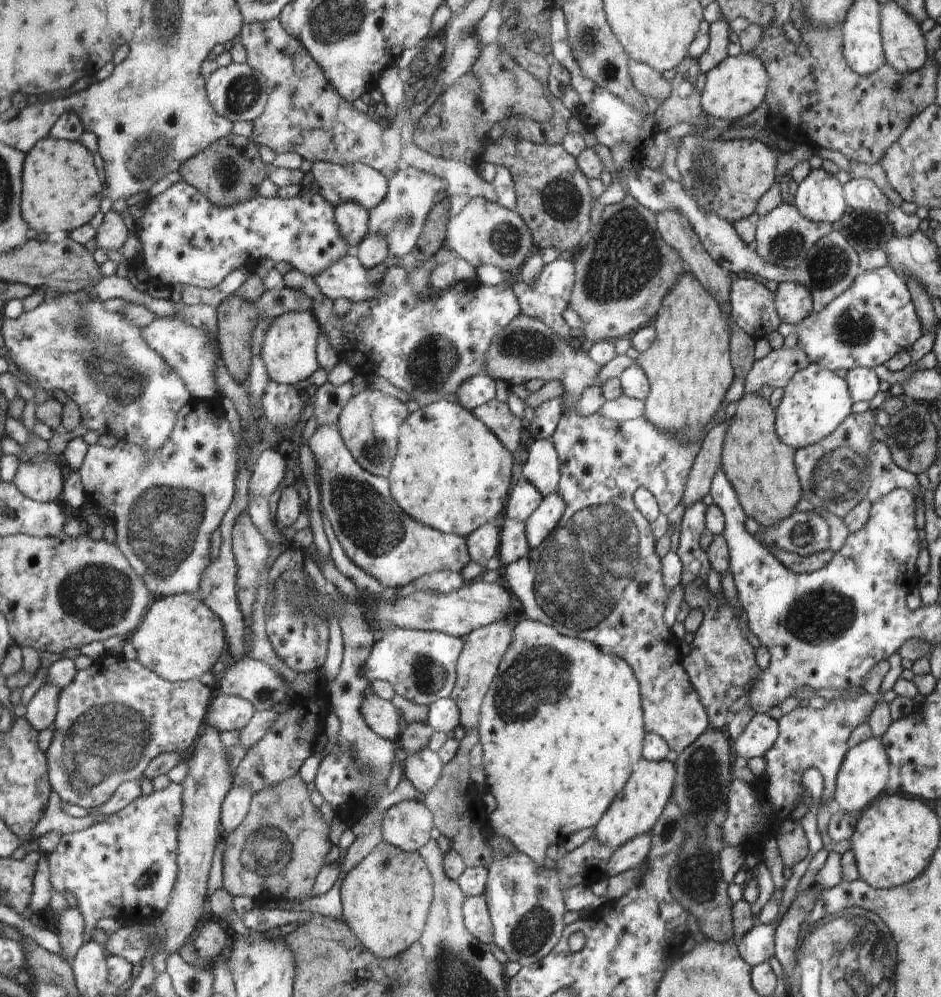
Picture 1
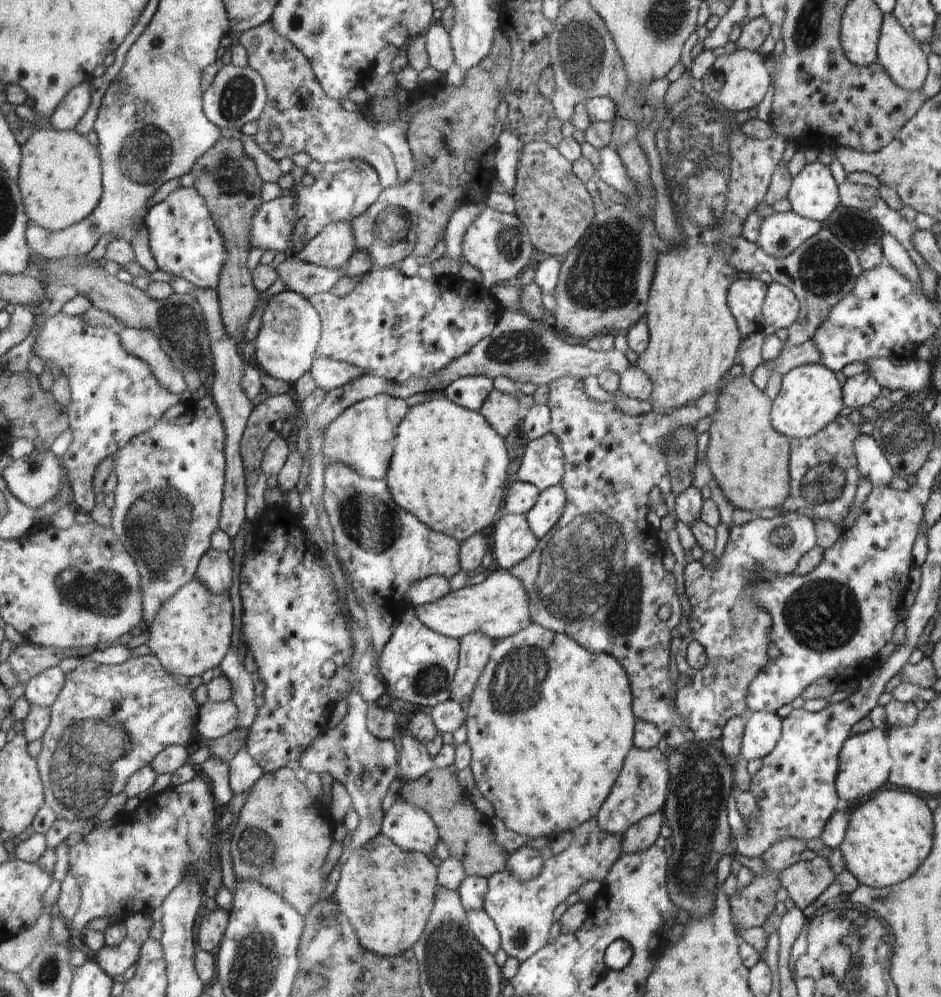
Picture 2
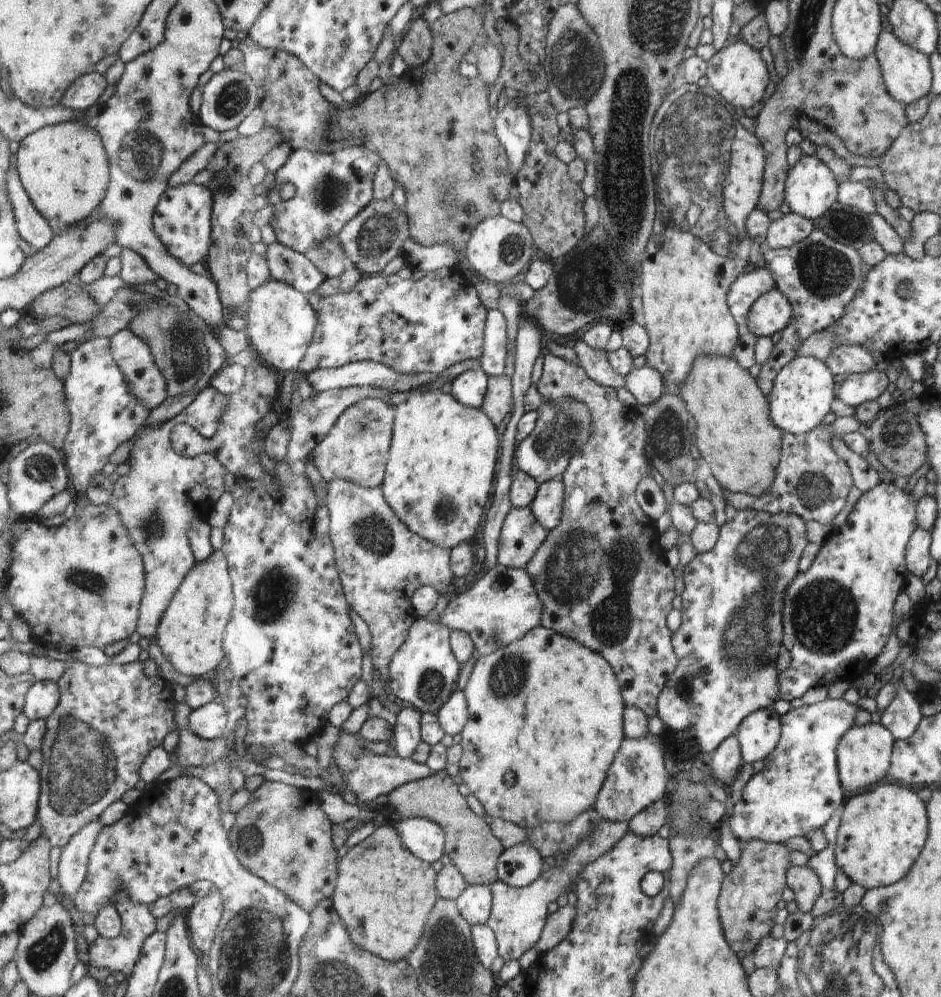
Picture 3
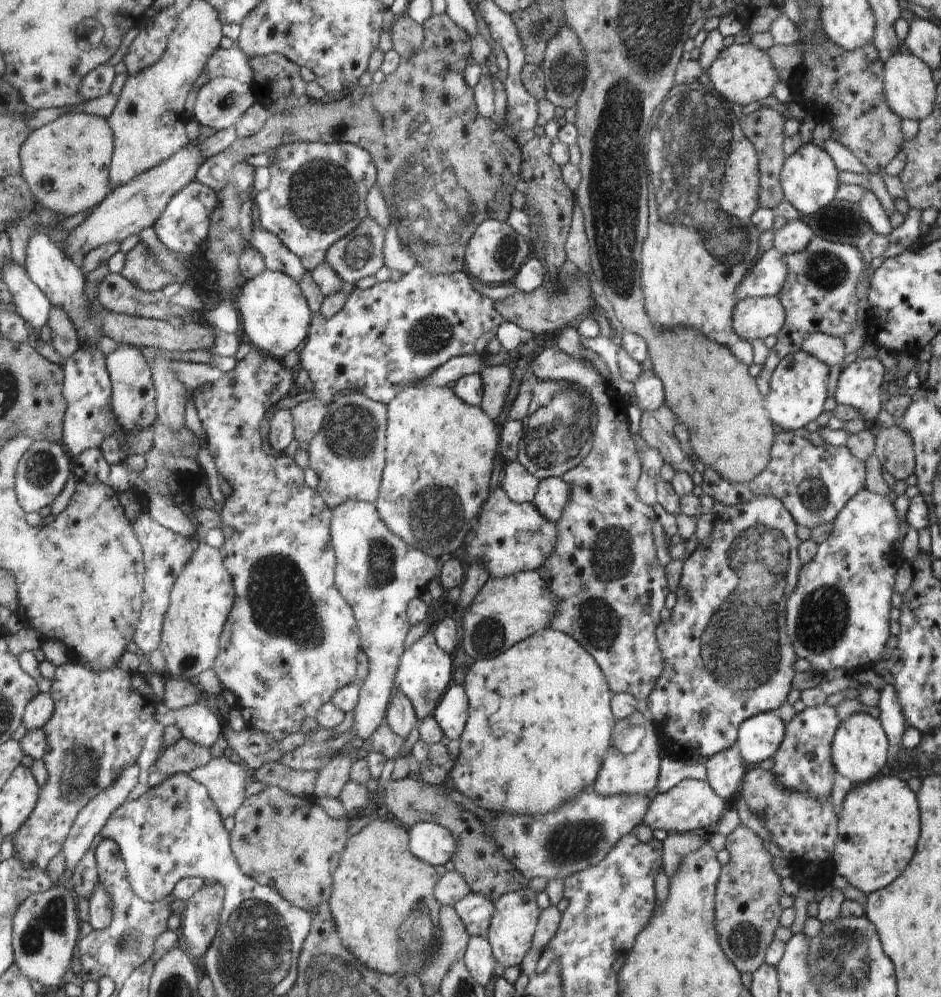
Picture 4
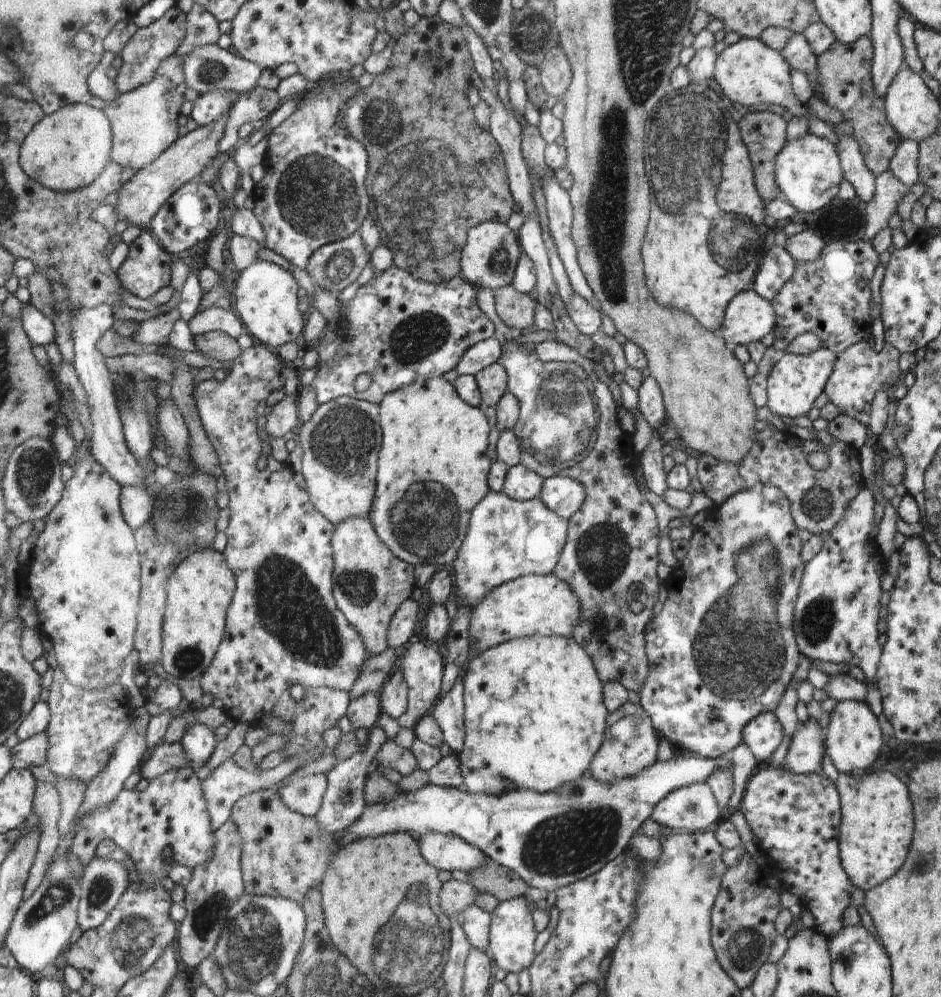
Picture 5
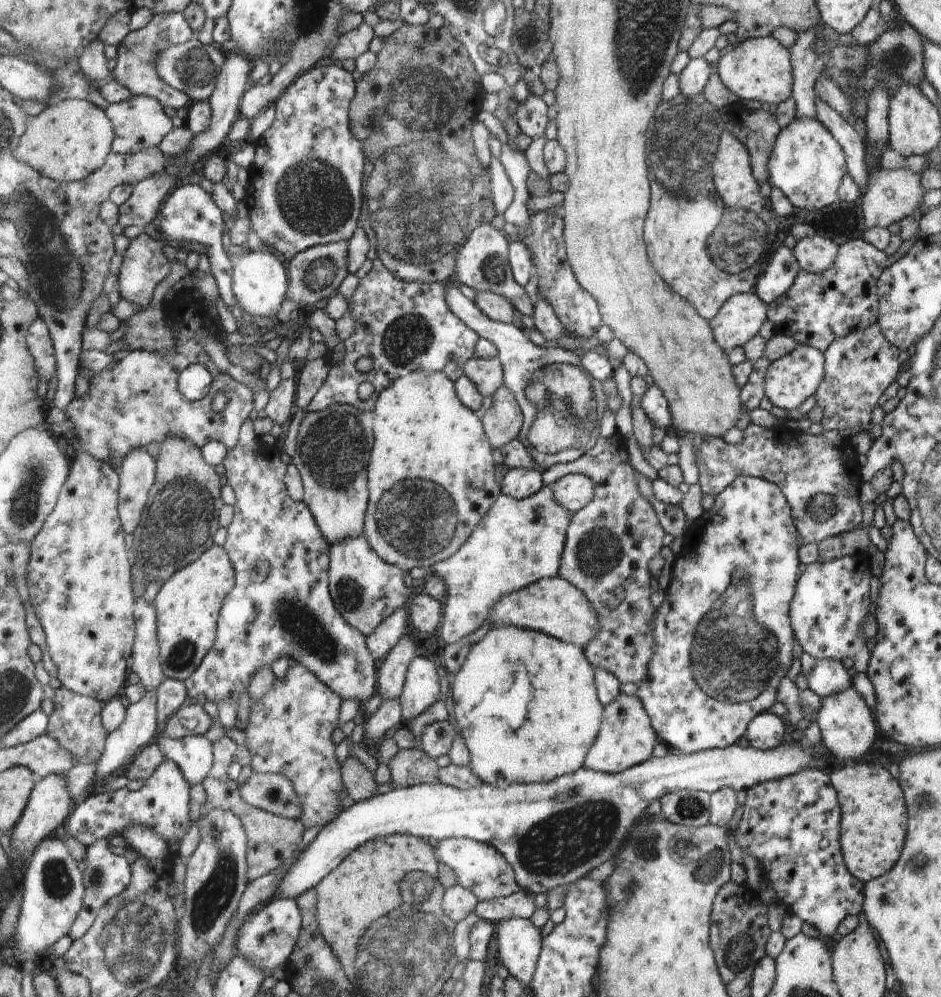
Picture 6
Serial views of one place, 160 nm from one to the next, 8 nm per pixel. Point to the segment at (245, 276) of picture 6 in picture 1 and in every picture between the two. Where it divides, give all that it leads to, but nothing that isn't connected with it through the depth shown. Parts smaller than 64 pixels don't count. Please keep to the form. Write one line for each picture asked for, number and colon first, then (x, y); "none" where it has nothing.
1: (290, 351)
2: (285, 347)
3: (281, 321)
4: (274, 314)
5: (264, 297)

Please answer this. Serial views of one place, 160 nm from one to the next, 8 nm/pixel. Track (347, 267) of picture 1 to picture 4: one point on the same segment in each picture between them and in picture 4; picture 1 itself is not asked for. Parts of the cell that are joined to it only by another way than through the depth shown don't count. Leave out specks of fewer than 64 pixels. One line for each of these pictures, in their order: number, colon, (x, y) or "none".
2: (308, 279)
3: (293, 268)
4: (277, 257)

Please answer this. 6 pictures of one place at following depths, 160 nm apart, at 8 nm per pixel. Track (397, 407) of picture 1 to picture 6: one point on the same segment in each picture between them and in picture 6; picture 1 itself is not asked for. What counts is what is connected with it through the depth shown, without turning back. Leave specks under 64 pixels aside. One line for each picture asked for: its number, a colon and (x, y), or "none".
2: (363, 437)
3: (356, 449)
4: (348, 453)
5: (342, 440)
6: (334, 445)

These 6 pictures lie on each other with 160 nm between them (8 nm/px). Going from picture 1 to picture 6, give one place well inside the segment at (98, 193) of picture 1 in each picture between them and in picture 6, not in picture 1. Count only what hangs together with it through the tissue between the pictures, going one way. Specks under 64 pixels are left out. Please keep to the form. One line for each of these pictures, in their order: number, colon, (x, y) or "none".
2: (62, 178)
3: (66, 168)
4: (67, 163)
5: (67, 151)
6: (70, 140)

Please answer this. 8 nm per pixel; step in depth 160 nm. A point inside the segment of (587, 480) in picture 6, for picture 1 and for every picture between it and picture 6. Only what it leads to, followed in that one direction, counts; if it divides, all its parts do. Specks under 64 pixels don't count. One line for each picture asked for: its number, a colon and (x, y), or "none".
1: (541, 525)
2: (547, 511)
3: (547, 508)
4: (553, 493)
5: (564, 495)

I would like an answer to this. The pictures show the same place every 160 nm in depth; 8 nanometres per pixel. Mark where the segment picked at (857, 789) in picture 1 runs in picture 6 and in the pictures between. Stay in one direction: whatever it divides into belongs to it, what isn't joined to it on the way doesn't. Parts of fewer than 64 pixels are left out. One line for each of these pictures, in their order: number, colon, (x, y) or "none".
2: (865, 763)
3: (864, 754)
4: (860, 749)
5: (853, 736)
6: (848, 730)

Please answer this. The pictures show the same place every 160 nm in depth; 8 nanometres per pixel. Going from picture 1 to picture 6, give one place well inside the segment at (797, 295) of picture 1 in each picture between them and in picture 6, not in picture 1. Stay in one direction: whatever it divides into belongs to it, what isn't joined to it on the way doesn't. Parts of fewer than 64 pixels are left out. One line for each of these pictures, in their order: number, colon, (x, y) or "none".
2: (781, 309)
3: (772, 312)
4: (755, 318)
5: (749, 317)
6: (741, 318)

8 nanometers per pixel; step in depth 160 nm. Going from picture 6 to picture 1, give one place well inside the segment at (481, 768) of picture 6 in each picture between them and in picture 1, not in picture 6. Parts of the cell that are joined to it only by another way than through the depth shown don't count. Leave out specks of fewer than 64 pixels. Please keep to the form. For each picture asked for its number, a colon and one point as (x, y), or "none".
1: (563, 728)
2: (547, 742)
3: (545, 716)
4: (539, 724)
5: (565, 716)

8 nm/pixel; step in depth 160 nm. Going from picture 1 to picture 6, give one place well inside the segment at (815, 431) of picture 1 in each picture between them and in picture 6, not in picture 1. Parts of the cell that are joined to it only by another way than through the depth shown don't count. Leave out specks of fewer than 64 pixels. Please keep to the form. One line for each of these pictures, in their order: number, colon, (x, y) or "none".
2: (810, 397)
3: (802, 393)
4: (797, 391)
5: (795, 381)
6: (790, 380)

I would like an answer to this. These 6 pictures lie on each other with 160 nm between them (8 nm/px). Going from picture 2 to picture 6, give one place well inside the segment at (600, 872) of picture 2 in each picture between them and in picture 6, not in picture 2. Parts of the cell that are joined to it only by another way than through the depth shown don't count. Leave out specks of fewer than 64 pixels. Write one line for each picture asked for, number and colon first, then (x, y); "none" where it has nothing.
3: (518, 915)
4: (510, 931)
5: (511, 941)
6: (519, 940)

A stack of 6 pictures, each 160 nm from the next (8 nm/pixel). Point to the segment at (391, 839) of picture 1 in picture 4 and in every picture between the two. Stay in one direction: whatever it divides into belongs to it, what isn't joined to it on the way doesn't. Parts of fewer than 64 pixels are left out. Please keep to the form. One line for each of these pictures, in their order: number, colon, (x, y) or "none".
2: (408, 825)
3: (424, 838)
4: (435, 844)

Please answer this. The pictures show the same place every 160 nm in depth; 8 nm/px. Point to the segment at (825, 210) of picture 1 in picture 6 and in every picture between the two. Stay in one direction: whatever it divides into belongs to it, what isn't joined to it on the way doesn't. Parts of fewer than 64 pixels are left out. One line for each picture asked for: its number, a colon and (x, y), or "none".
2: (813, 194)
3: (810, 189)
4: (809, 179)
5: (807, 170)
6: (807, 165)

